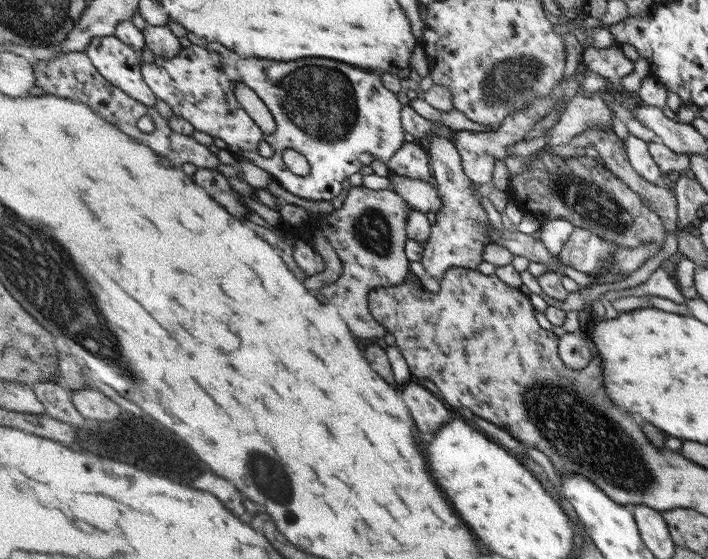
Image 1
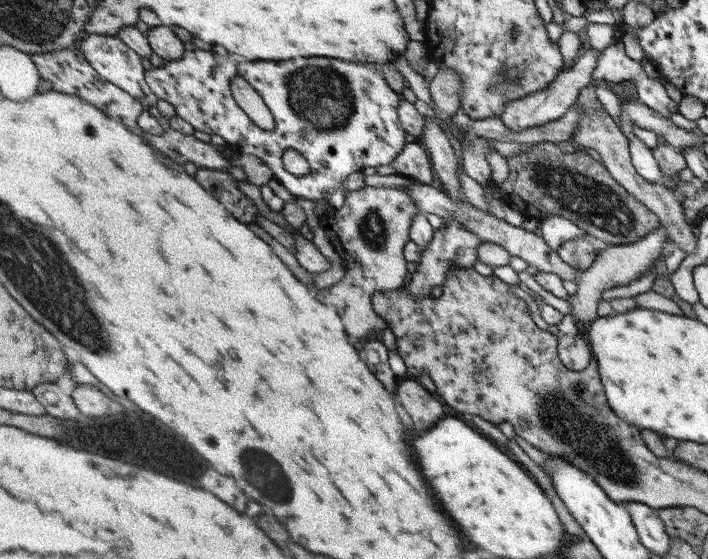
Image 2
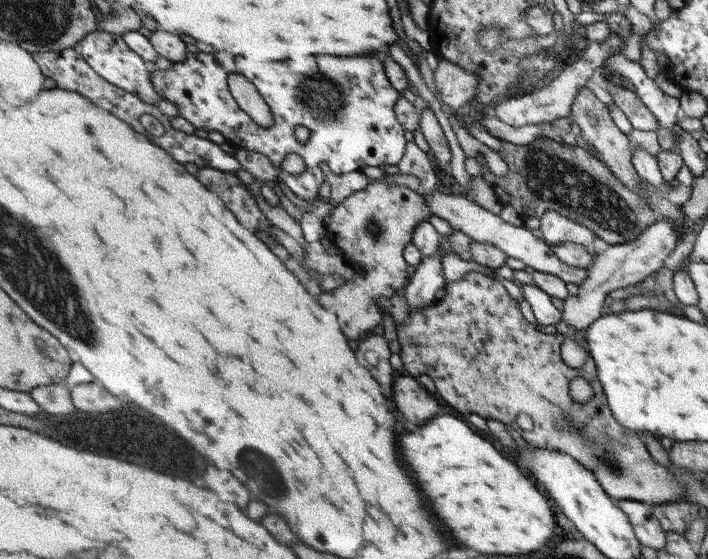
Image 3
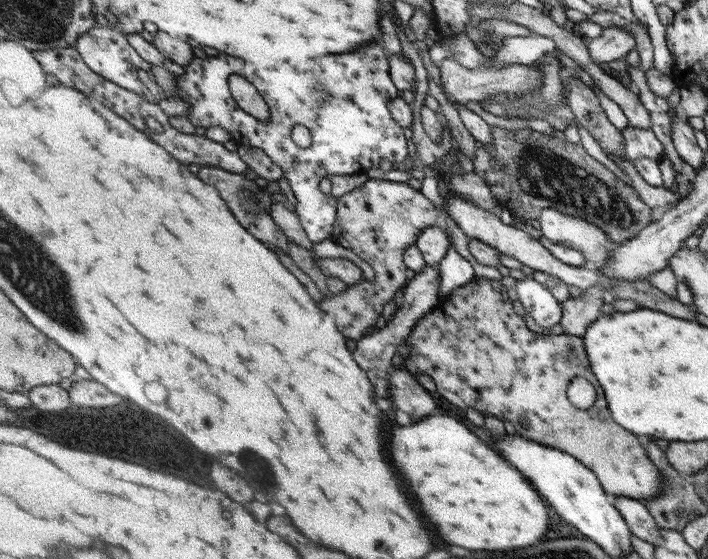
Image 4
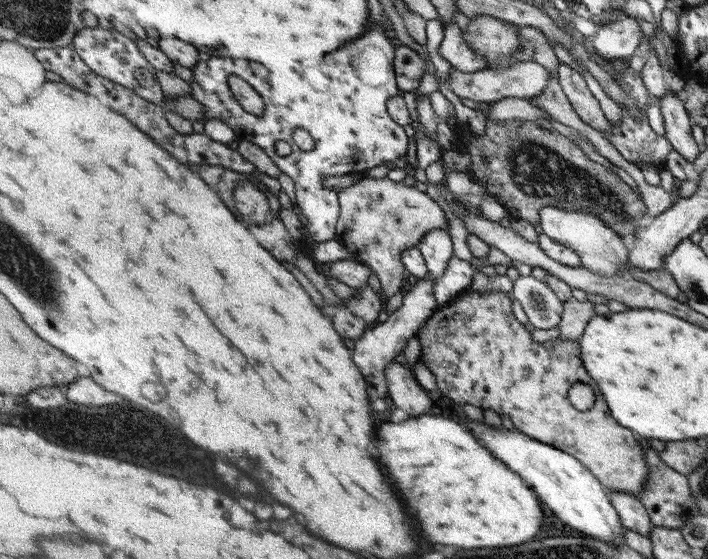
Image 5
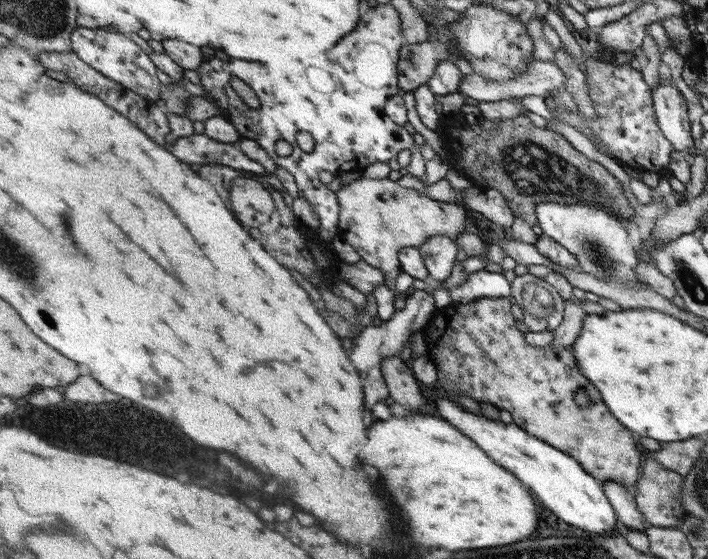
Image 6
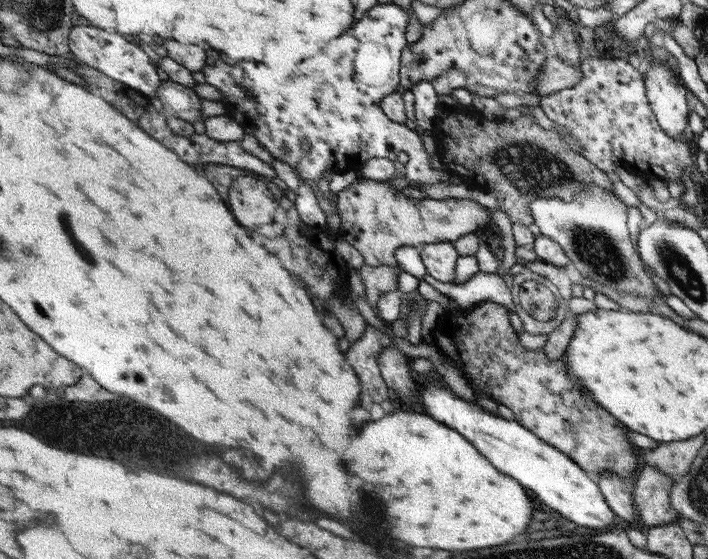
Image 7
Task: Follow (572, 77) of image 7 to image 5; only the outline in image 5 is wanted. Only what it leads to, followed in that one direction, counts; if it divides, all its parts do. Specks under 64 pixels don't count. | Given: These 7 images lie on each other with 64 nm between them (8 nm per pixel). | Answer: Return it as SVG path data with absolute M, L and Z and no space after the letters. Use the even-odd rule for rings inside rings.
M513 62L507 68L487 68L481 72L461 72L457 66L451 64L451 74L447 78L447 84L451 92L459 96L461 100L469 98L469 100L475 100L477 104L481 102L497 104L505 98L525 98L527 100L529 96L537 96L547 86L547 80L549 80L547 70L537 62Z

